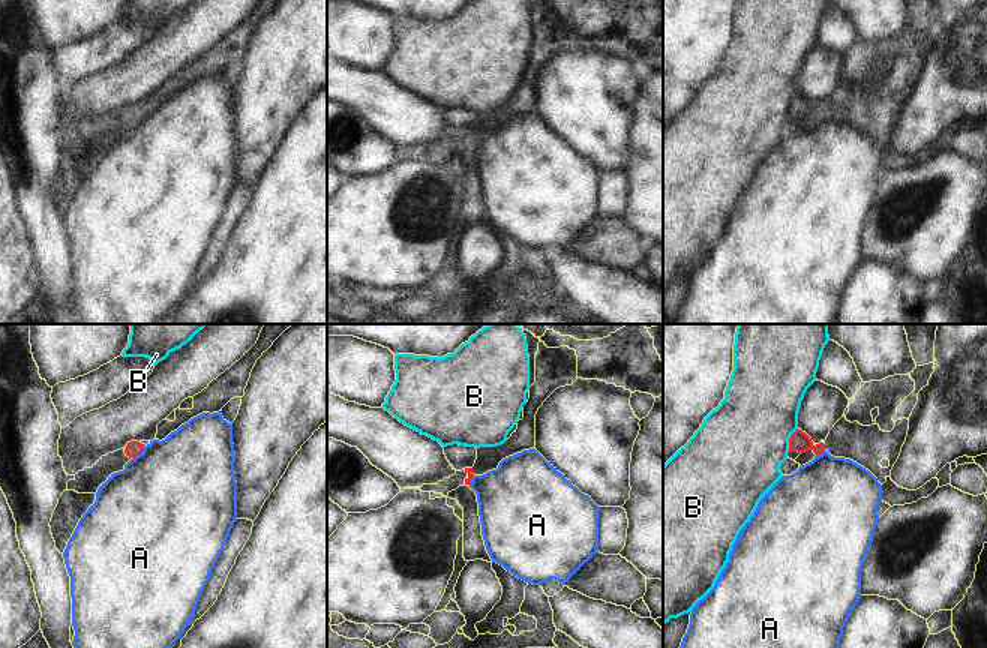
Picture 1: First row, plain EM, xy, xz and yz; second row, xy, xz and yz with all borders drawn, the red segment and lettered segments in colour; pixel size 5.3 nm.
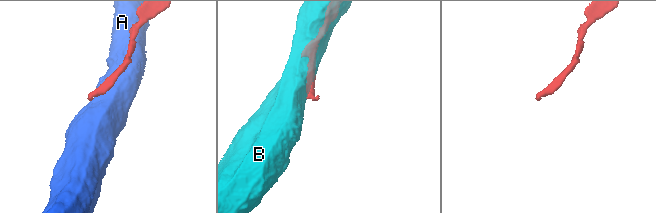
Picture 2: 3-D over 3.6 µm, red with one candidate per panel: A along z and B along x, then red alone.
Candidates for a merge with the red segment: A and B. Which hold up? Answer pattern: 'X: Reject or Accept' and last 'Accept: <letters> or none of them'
A: Reject
B: Reject
Accept: none of them.

